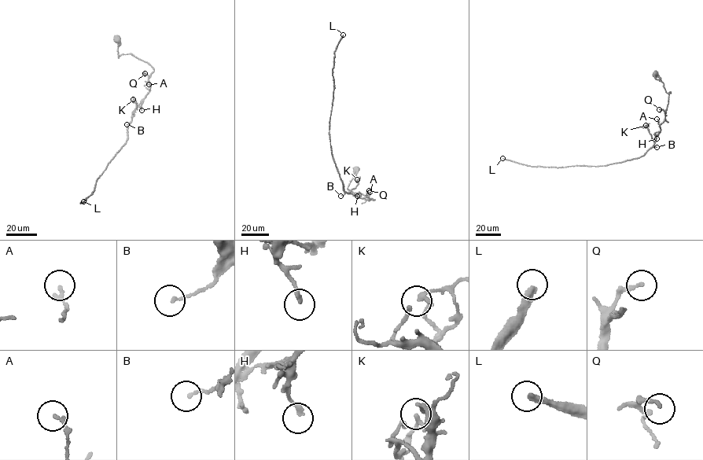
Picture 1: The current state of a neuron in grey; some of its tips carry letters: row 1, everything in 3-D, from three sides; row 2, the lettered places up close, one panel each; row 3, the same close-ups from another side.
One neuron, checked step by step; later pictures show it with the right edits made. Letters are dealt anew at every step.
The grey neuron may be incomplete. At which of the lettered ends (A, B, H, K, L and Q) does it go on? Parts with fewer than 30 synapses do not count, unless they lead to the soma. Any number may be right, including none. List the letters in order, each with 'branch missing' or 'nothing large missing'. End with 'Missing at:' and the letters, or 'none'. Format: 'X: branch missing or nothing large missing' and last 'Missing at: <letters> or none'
A: nothing large missing
B: nothing large missing
H: nothing large missing
K: nothing large missing
L: branch missing
Q: nothing large missing
Missing at: L

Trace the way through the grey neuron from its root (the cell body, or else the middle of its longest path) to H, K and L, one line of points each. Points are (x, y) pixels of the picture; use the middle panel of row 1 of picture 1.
H: (357, 168), (347, 189), (375, 200), (362, 198), (359, 193), (357, 196)
K: (357, 168), (347, 189), (374, 200), (368, 200), (367, 197), (362, 199), (348, 193), (357, 185), (357, 179)
L: (357, 168), (347, 189), (374, 200), (345, 191), (332, 155), (329, 128), (333, 68), (343, 34)

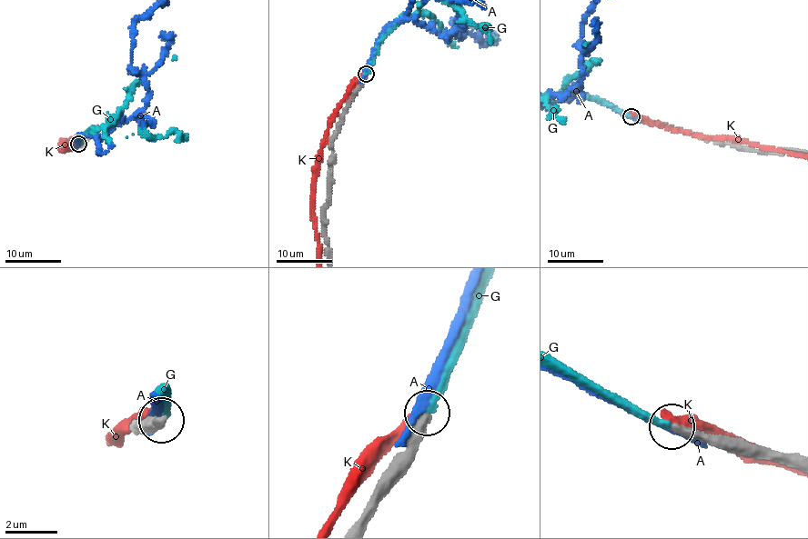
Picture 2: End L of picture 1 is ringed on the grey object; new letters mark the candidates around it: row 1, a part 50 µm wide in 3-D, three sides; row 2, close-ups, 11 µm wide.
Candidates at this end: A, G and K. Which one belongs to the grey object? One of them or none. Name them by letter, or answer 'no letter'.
G

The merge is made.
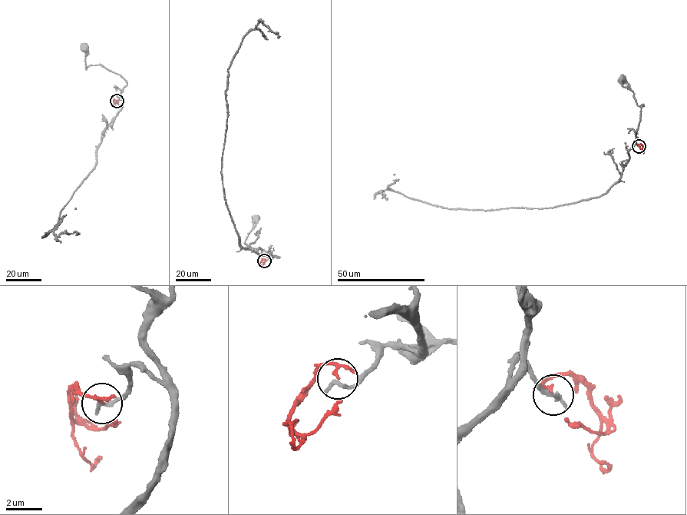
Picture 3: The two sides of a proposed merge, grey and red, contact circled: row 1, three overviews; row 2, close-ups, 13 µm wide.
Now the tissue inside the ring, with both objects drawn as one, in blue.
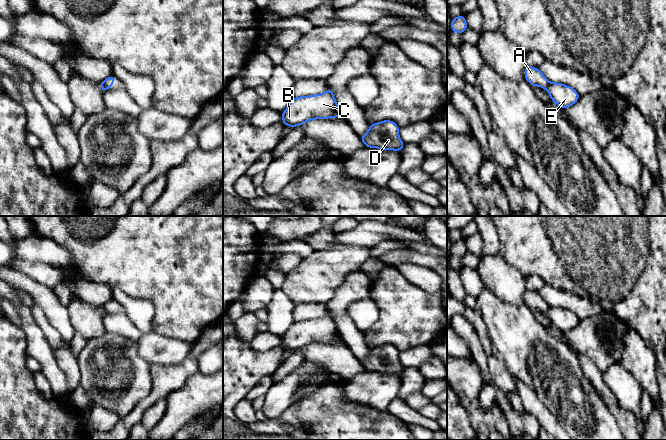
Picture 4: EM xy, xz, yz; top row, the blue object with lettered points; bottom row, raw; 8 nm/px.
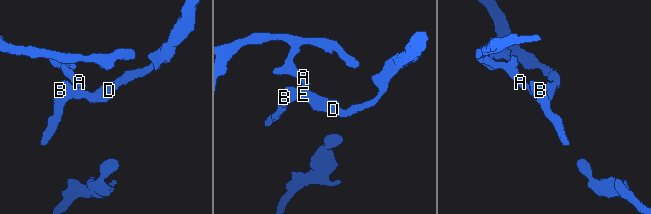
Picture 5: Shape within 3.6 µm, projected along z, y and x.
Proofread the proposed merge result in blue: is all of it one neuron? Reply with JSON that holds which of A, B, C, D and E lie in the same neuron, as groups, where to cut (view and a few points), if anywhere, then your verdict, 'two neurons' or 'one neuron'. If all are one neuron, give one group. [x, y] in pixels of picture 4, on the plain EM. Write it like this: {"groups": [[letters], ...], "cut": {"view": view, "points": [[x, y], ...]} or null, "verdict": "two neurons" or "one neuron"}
{"groups": [["A"], ["B", "C", "D", "E"]], "cut": {"view": "yz", "points": [[550, 307], [546, 313]]}, "verdict": "two neurons"}

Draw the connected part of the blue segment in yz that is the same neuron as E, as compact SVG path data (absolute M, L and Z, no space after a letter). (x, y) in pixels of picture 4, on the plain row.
M550 307L546 314L550 318L551 324L562 333L572 330L580 321L575 313L562 307Z

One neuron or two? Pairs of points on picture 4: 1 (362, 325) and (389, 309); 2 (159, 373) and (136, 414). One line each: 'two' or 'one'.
1: two
2: one

